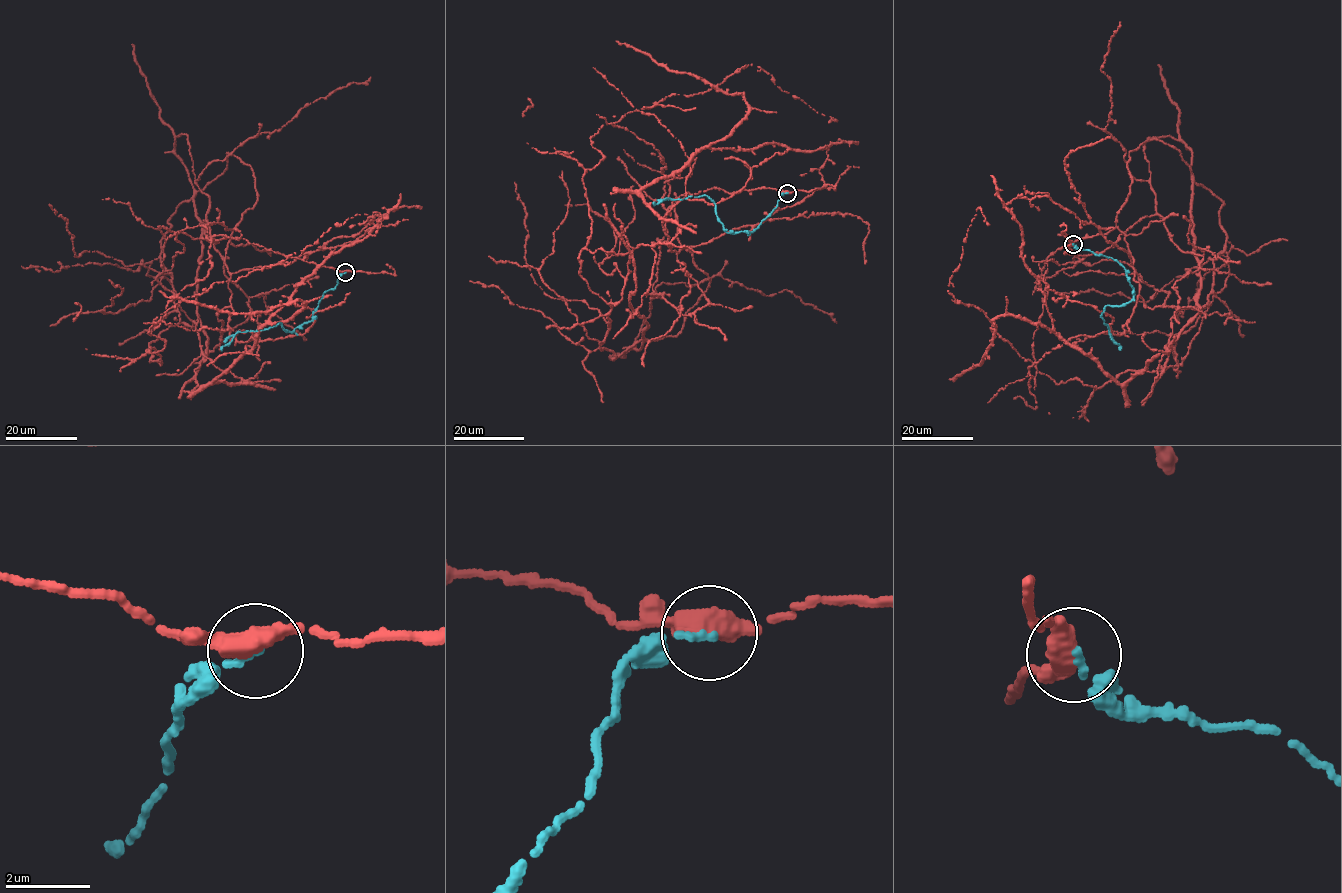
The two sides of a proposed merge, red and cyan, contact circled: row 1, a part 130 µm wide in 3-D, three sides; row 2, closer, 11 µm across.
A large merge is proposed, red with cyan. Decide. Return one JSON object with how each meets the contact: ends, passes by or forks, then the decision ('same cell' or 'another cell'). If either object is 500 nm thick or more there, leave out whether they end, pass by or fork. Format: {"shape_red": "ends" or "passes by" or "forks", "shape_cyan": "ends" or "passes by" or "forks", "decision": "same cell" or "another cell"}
{"shape_red": "passes by", "shape_cyan": "ends", "decision": "another cell"}

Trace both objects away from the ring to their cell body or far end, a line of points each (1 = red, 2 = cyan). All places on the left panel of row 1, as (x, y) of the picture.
1: (345, 272), (216, 244), (176, 137), (197, 191), (227, 152), (258, 201), (167, 310), (376, 233)
2: (345, 272), (335, 288), (324, 292), (312, 320), (292, 332), (280, 322), (237, 332), (221, 350)

